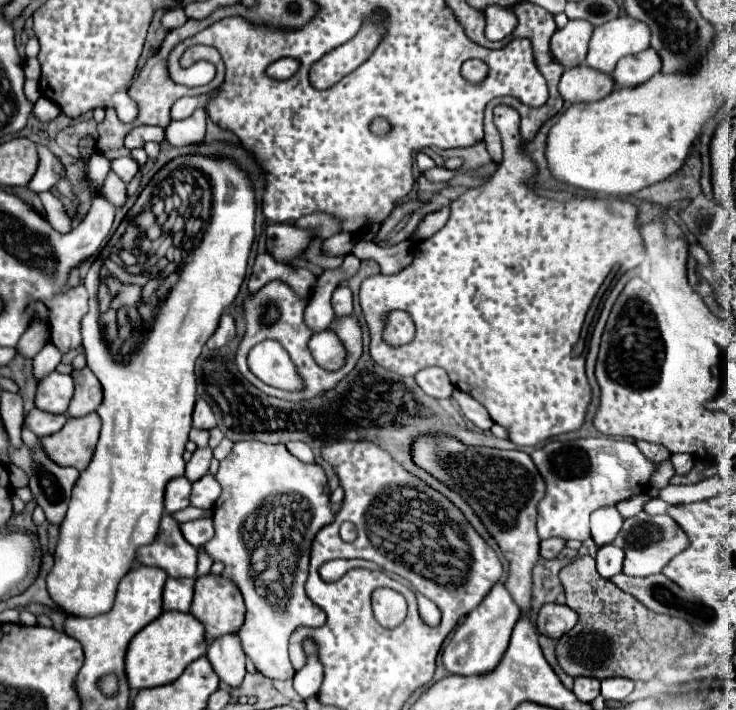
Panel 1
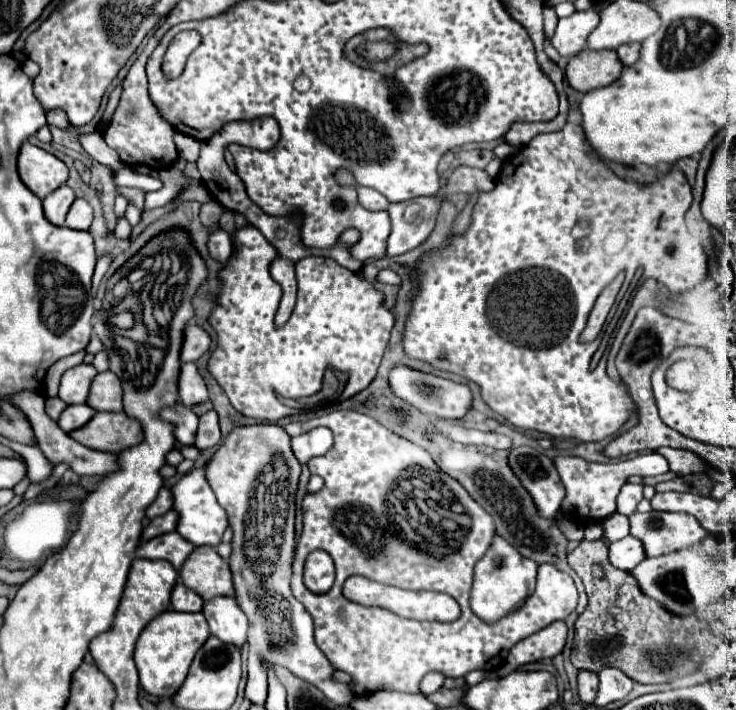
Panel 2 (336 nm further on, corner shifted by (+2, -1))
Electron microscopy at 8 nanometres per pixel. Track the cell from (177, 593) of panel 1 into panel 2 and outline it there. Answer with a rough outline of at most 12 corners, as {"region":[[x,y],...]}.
{"region":[[182,583],[172,591],[172,609],[198,613],[204,599]]}

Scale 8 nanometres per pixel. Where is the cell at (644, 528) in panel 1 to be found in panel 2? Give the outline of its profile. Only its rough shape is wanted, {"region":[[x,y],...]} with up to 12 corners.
{"region":[[632,513],[630,533],[648,557],[706,537],[688,513]]}

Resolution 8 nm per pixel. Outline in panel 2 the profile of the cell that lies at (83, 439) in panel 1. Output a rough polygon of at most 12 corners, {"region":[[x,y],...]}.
{"region":[[124,411],[96,413],[70,437],[120,453],[142,441],[142,425]]}

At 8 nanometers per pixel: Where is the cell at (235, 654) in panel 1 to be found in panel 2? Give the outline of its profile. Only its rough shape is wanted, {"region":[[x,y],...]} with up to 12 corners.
{"region":[[234,597],[204,603],[212,635],[246,643],[248,617]]}

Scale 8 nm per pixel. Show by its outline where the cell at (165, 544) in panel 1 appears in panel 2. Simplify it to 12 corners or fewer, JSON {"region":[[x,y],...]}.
{"region":[[176,531],[136,549],[142,559],[166,559],[180,569],[194,545]]}

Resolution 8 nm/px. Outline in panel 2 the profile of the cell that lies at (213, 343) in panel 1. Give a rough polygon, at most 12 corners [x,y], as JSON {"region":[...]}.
{"region":[[198,325],[184,327],[180,361],[198,361],[210,337]]}

